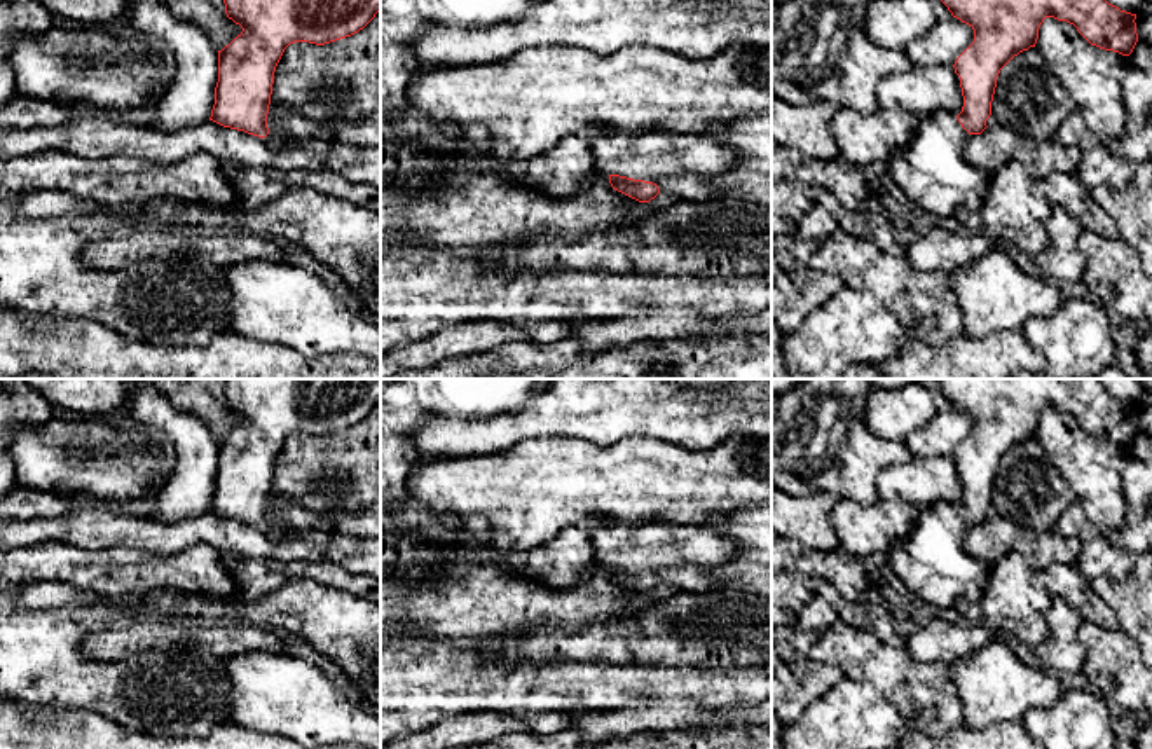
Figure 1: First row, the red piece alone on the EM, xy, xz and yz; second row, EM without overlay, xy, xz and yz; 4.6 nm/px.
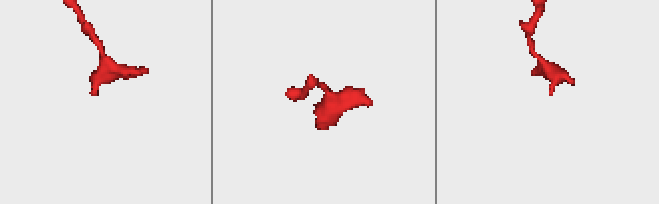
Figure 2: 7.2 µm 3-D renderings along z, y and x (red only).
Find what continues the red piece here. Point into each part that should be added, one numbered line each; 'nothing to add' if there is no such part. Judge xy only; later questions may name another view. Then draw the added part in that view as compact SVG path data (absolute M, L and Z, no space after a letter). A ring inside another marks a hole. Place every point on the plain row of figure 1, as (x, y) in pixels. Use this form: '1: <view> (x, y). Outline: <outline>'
1: xy (274, 531). Outline: M269 524L265 527L265 533L267 533L269 539L283 541L291 534L291 529L286 529L286 527L279 526L279 524Z

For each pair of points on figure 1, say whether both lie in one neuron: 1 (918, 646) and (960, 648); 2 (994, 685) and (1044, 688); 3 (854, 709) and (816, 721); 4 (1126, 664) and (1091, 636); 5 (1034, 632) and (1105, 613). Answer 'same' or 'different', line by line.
1: same
2: same
3: same
4: same
5: different

